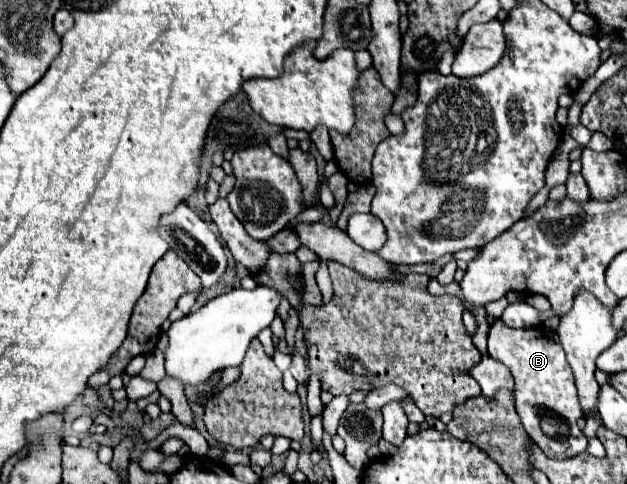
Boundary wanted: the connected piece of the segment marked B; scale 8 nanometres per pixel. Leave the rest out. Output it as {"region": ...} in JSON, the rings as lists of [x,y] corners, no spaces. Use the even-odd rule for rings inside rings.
{"region":[[[497,319],[489,329],[487,343],[489,355],[507,365],[515,379],[515,407],[533,443],[551,459],[571,459],[583,453],[587,437],[577,427],[577,419],[581,417],[577,387],[557,335],[547,327],[511,329]]]}

